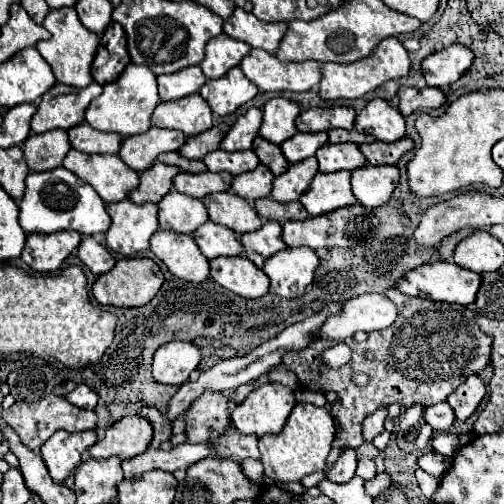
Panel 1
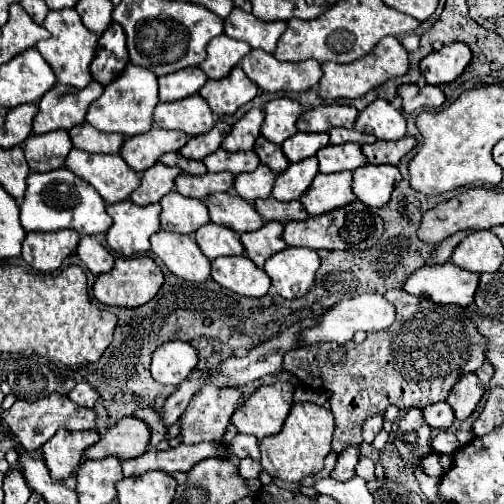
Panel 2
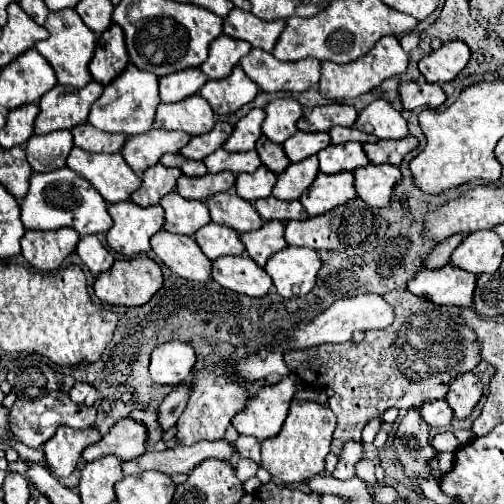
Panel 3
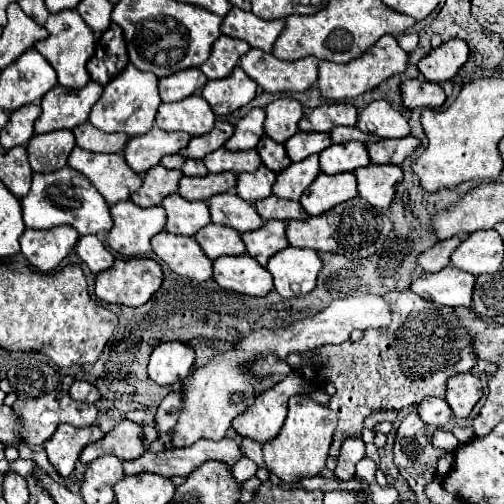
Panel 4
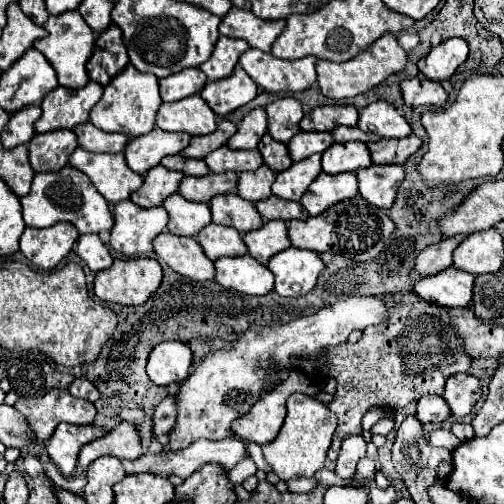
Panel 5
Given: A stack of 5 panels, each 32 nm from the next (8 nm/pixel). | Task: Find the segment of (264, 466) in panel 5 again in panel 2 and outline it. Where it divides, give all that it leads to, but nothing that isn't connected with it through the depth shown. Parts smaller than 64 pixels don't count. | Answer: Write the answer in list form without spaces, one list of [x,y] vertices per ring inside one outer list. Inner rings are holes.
[[[236,434],[236,438],[232,442],[226,442],[232,448],[232,456],[230,458],[254,458],[260,460],[260,448],[258,448],[258,440],[254,436],[246,436],[246,434]]]

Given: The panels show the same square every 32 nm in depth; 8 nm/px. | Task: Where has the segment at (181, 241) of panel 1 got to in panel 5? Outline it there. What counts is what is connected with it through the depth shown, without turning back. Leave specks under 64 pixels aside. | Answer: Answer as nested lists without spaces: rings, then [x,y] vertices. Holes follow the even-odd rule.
[[[162,232],[154,238],[154,250],[180,276],[204,282],[212,280],[216,274],[214,262],[202,252],[196,238]]]

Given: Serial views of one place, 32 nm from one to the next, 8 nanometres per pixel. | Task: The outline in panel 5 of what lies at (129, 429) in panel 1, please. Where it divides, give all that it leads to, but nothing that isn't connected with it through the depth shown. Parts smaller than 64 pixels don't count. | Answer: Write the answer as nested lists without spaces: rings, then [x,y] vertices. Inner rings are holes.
[[[120,422],[114,430],[110,430],[106,436],[88,442],[78,456],[78,464],[80,468],[88,468],[96,458],[106,456],[106,454],[114,454],[120,460],[132,460],[138,458],[142,454],[142,446],[140,446],[140,438],[138,438],[138,430],[128,424],[128,422]]]

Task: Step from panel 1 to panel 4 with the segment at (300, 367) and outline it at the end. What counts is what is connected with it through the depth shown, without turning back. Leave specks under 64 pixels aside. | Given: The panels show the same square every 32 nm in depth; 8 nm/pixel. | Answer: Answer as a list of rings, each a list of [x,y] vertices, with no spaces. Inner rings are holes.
[[[412,290],[402,292],[388,292],[384,294],[392,310],[392,324],[386,328],[370,328],[364,332],[360,342],[346,341],[338,346],[324,346],[324,350],[314,354],[292,354],[288,356],[288,366],[300,372],[310,382],[324,382],[330,380],[336,386],[336,392],[329,401],[329,408],[336,412],[338,424],[333,434],[330,446],[330,456],[338,458],[340,446],[348,436],[362,434],[362,420],[372,410],[400,410],[412,404],[418,404],[424,396],[444,396],[444,388],[450,376],[468,372],[476,364],[476,356],[472,356],[472,348],[468,346],[468,334],[460,328],[454,308],[436,306],[426,302],[424,298],[416,296]]]

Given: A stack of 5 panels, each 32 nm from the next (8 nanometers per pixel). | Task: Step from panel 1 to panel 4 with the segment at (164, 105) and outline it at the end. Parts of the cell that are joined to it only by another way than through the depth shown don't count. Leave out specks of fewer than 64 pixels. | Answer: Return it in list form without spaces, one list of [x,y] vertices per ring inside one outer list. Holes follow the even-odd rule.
[[[196,94],[188,100],[160,104],[156,114],[156,126],[162,130],[184,130],[190,136],[202,136],[214,128],[214,112],[208,102]]]

